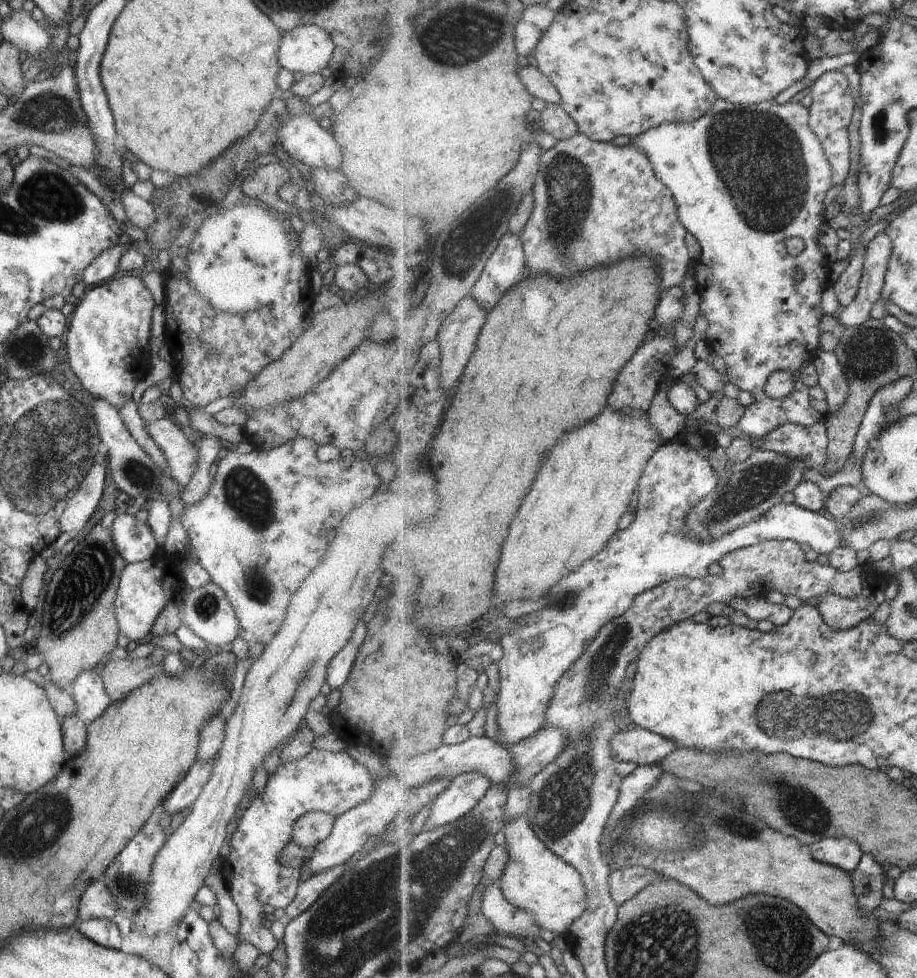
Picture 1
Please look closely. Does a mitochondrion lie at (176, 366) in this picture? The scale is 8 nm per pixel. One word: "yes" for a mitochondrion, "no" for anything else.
no

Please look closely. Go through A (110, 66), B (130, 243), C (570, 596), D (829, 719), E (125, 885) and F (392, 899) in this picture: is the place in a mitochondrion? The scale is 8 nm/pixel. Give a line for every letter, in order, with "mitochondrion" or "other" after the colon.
A: other
B: other
C: mitochondrion
D: mitochondrion
E: mitochondrion
F: mitochondrion

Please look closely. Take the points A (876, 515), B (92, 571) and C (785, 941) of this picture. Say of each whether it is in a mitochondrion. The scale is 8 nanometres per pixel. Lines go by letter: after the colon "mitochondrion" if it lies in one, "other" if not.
A: mitochondrion
B: mitochondrion
C: mitochondrion

